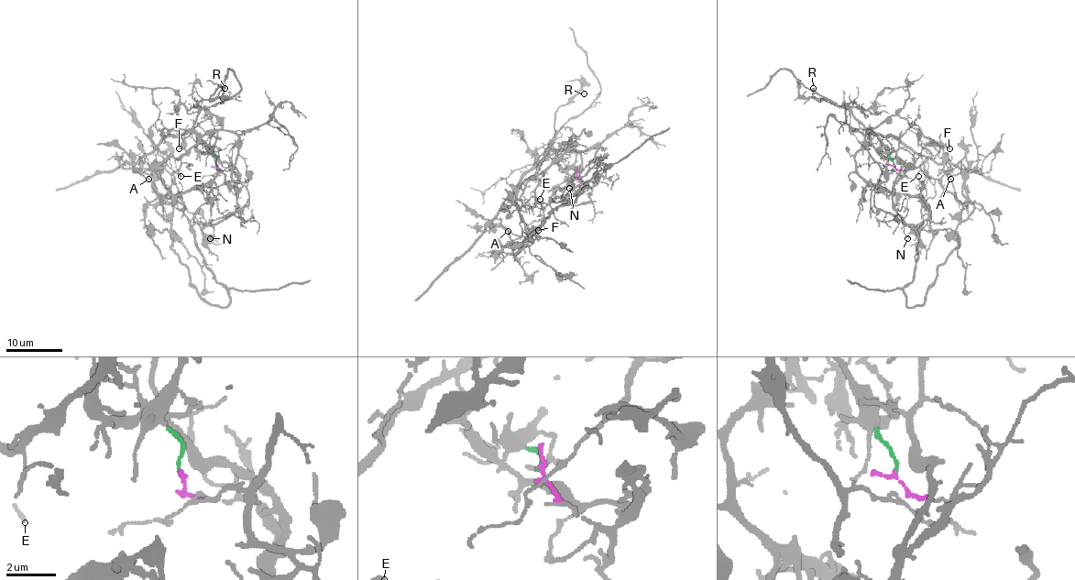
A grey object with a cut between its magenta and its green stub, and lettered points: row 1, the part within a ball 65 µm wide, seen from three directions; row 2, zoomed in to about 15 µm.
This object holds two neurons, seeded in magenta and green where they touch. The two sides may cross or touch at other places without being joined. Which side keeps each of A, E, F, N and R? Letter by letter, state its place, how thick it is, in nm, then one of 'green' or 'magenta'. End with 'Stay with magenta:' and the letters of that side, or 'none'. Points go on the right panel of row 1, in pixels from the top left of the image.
A: at (950, 179); 190 nm thick; green
E: at (918, 176); 130 nm thick; magenta
F: at (949, 148); 130 nm thick; green
N: at (907, 238); 120 nm thick; magenta
R: at (813, 88); 90 nm thick; green
Stay with magenta: E, N

